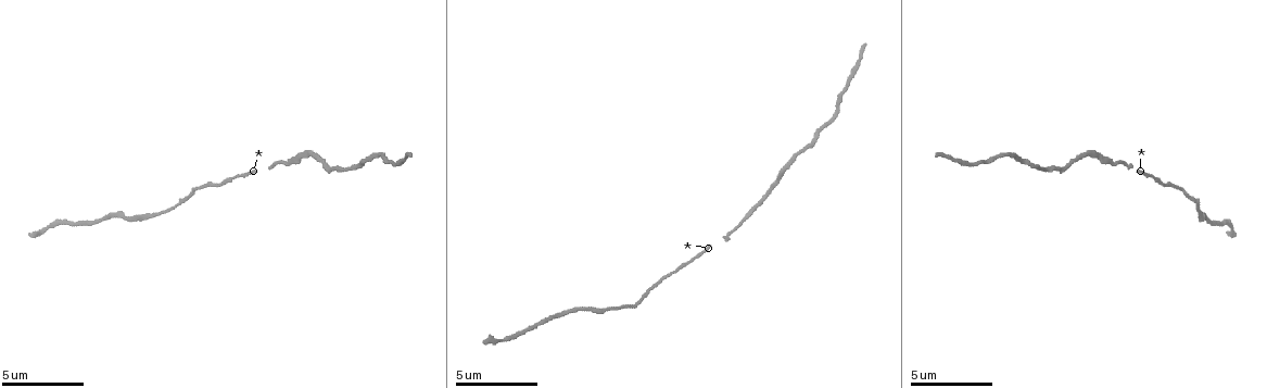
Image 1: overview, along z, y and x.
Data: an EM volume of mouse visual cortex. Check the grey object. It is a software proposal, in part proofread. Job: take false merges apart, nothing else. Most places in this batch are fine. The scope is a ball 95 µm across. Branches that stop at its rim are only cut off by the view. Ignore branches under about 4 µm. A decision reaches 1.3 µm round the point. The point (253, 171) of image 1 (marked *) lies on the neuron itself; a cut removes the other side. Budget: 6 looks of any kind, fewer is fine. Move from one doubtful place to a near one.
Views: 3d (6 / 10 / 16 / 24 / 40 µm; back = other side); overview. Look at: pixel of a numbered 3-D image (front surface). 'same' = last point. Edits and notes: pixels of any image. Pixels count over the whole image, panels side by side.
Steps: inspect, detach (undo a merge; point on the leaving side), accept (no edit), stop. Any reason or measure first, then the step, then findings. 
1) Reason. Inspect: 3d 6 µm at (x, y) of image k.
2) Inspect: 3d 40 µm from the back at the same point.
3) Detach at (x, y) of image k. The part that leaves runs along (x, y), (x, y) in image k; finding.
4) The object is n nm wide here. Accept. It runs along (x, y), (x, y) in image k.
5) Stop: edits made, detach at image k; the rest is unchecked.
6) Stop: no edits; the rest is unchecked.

Calibre changes. Inspect: 3d 10 µm at (285, 162) of image 1.

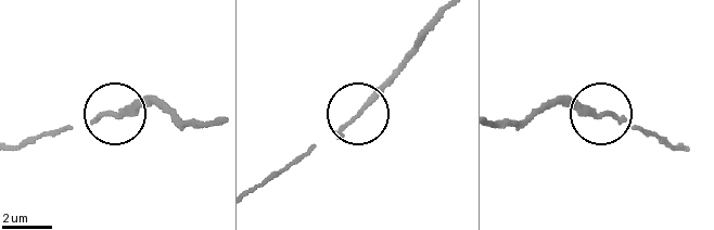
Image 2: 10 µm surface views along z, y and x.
The object is 240 nm wide here. Accept. It runs along (313, 148), (342, 130), (402, 71) in image 2; all the same neuron.

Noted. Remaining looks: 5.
Calibre changes. Inspect: 3d 10 µm at (151, 215) of image 1.

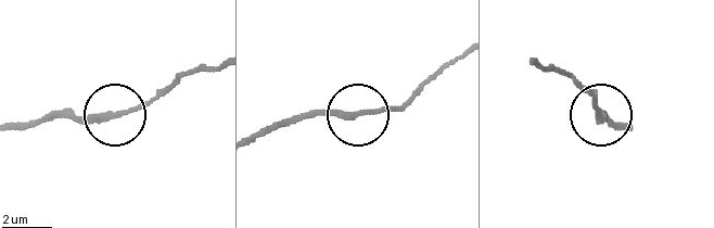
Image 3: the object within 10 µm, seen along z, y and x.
Inspect: 3d 10 µm from the back at (362, 112) of image 3.

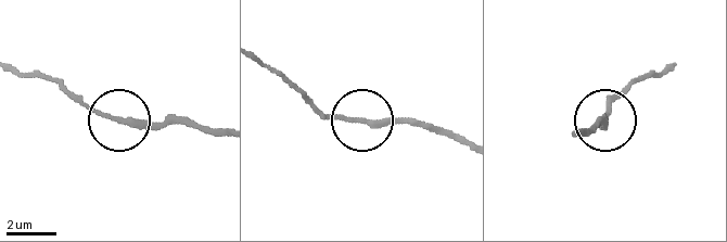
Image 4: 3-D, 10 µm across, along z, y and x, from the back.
Accept. It runs along (263, 61), (326, 114), (423, 123) in image 4; one neuron here.

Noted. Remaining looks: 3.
A narrow waist. Inspect: 3d 16 µm at (847, 87) of image 1.

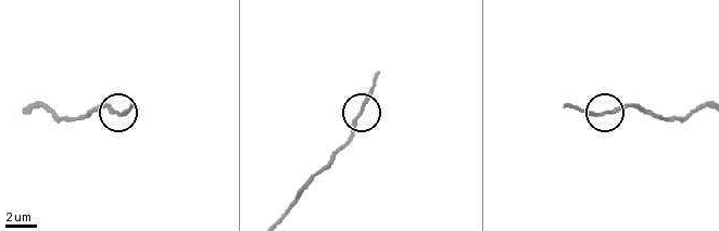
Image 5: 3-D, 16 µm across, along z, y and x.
Accept. It runs along (284, 213), (347, 139), (377, 74) in image 5; continuous, no second neuron.

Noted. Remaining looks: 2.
Stop: no edits; the rest is unchecked.

